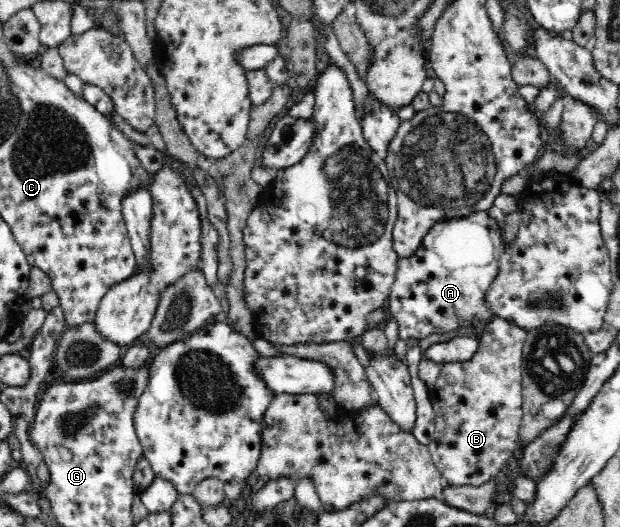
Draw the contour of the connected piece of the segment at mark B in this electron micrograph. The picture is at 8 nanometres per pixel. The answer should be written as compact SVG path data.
M495 317L477 333L478 351L474 357L468 361L444 362L436 381L430 385L428 395L435 411L435 435L427 447L447 486L482 486L493 482L506 461L518 453L523 416L521 365L526 334L527 331L514 320Z

